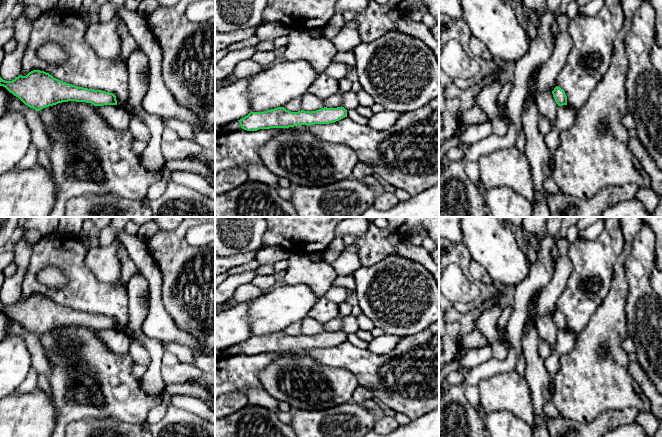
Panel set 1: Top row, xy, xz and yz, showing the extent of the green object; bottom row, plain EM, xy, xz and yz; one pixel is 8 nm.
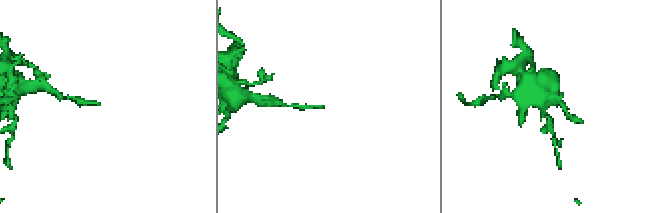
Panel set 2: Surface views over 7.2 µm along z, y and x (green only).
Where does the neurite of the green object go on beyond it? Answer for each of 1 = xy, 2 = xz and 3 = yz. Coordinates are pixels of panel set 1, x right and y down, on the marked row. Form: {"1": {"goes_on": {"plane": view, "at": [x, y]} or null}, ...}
{"1": {"goes_on": null}, "2": {"goes_on": null}, "3": {"goes_on": null}}

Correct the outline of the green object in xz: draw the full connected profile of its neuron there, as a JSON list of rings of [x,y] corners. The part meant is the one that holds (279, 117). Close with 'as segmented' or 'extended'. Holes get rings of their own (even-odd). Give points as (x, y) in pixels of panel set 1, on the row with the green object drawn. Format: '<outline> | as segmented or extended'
[[[284,107],[267,110],[264,112],[250,112],[238,120],[242,129],[257,131],[259,129],[289,128],[296,125],[329,124],[347,117],[344,107],[327,108],[316,111],[291,112]]] | as segmented

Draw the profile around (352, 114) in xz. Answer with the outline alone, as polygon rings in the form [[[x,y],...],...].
[[[356,109],[347,111],[347,117],[360,125],[369,124],[369,119],[360,115]]]

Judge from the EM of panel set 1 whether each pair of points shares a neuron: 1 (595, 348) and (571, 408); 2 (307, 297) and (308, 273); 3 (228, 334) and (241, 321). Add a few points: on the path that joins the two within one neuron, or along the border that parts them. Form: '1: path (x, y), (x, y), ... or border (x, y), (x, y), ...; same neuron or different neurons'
1: path (595, 363), (593, 377), (580, 393); same neuron
2: border (286, 283), (304, 283), (317, 298); different neurons
3: path (231, 331), (238, 324); same neuron

